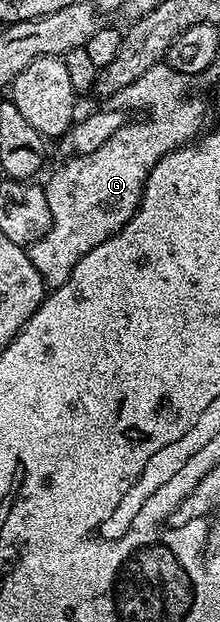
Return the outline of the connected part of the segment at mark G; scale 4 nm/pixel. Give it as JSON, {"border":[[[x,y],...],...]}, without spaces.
{"border":[[[166,63],[149,67],[145,75],[141,75],[133,83],[116,93],[113,101],[120,110],[144,109],[148,117],[144,121],[128,120],[101,147],[92,153],[80,153],[72,156],[68,165],[63,165],[48,181],[45,181],[47,198],[49,199],[49,215],[51,216],[51,229],[41,239],[37,239],[29,246],[33,267],[41,275],[44,286],[48,290],[61,287],[65,279],[73,271],[73,267],[93,247],[105,243],[115,233],[120,233],[125,223],[131,221],[131,216],[143,198],[143,188],[153,171],[153,167],[167,153],[179,149],[200,136],[203,125],[203,101],[199,97],[187,97],[187,88],[191,85],[192,78],[186,73],[178,73]]]}

